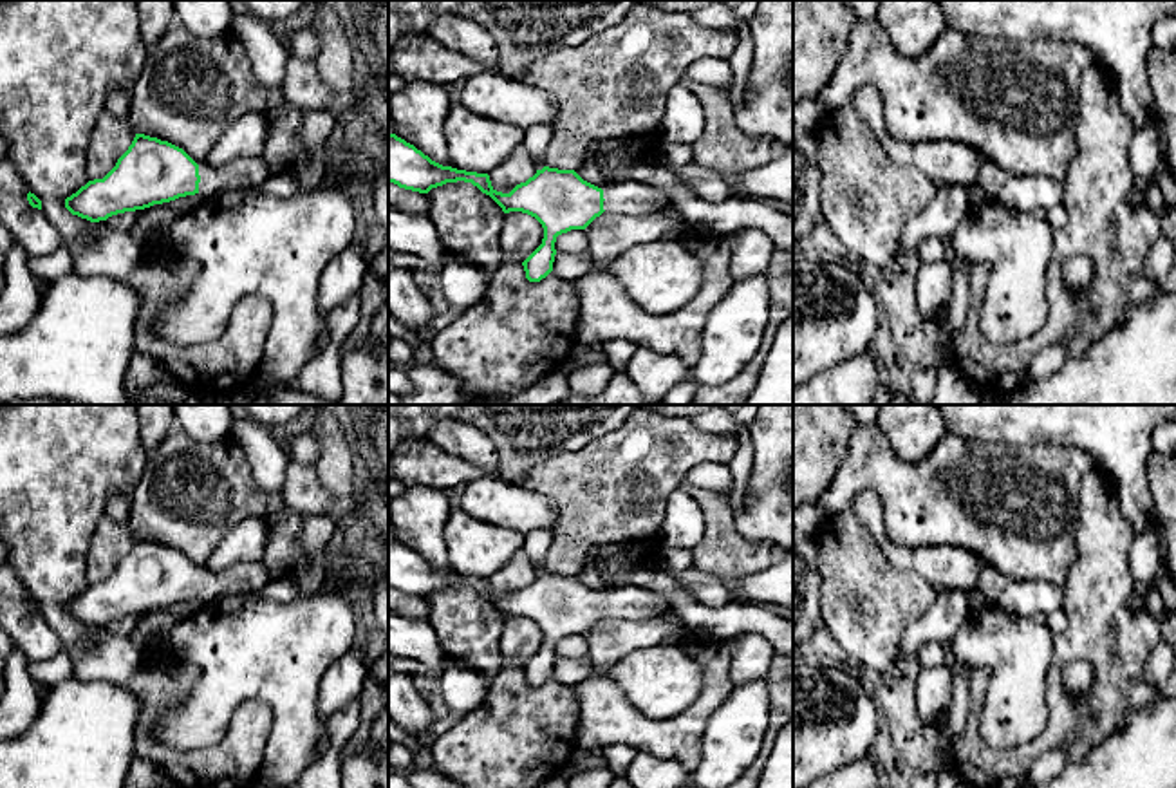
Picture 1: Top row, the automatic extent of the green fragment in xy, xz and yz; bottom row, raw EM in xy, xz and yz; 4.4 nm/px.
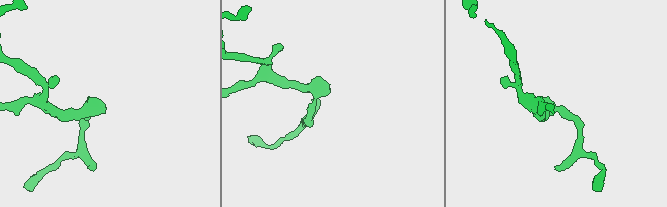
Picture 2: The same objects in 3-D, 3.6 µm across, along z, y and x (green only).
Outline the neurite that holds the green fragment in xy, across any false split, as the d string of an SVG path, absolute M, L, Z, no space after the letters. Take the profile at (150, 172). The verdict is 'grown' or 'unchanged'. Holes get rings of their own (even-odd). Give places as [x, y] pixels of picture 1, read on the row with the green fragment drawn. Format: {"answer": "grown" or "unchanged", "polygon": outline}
{"answer": "grown", "polygon": "M135 134L128 150L103 177L89 181L65 199L65 208L90 222L145 210L154 204L199 193L217 197L231 190L258 188L271 170L264 157L242 157L224 166L197 164L182 148Z"}

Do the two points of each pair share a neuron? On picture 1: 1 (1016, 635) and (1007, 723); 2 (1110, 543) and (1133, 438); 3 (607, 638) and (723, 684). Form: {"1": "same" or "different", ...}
{"1": "same", "2": "different", "3": "different"}

